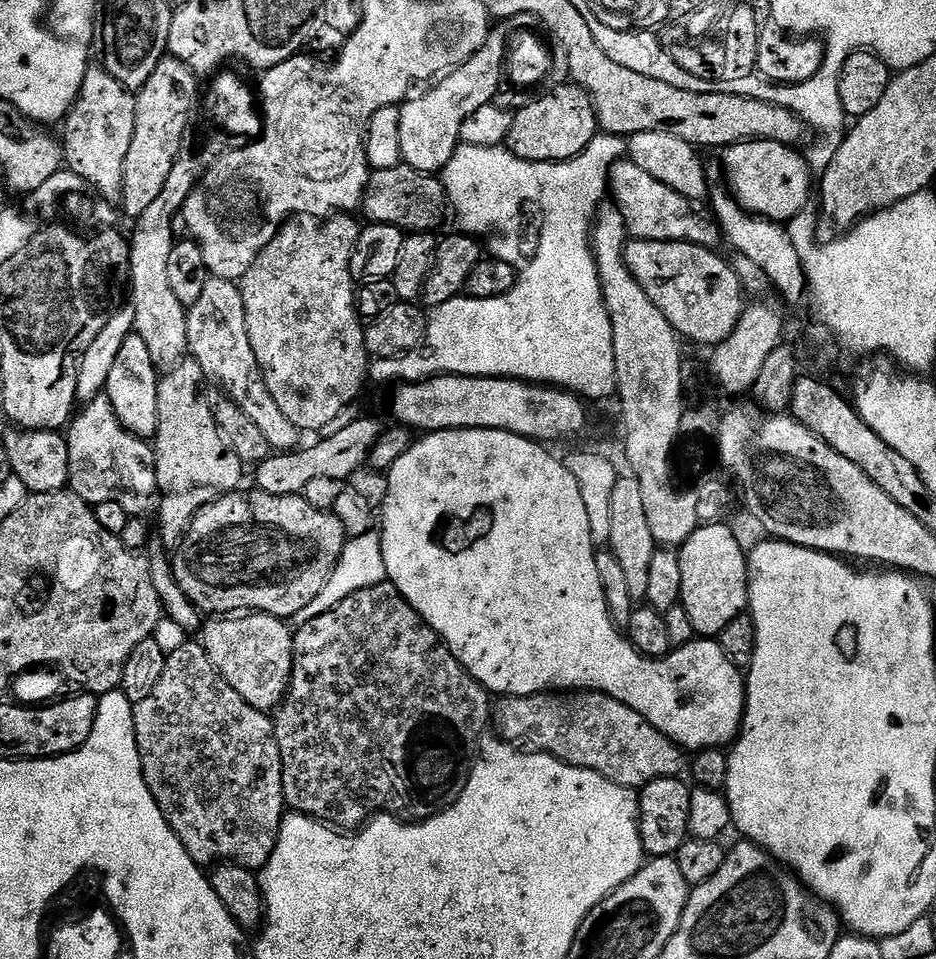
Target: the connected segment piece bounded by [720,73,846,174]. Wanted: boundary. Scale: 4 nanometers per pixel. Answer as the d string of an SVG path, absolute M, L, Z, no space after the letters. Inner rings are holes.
M823 73L815 76L813 84L805 89L792 88L787 84L779 85L769 83L766 86L753 86L751 82L740 82L738 86L723 84L720 92L722 94L734 94L735 96L745 96L751 100L761 100L767 104L777 104L786 110L790 110L796 117L804 121L809 129L821 132L826 139L832 140L830 144L820 144L817 148L812 148L806 152L806 159L809 168L813 173L823 173L825 168L830 166L830 162L836 153L836 144L846 132L846 117L842 110L842 102L838 98L838 80L836 76L827 76Z

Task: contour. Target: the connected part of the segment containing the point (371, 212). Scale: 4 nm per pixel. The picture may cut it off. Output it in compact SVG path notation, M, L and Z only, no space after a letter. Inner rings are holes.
M401 163L394 170L378 170L368 177L362 212L373 224L389 224L405 233L436 232L440 230L450 205L443 181L435 175L414 170Z

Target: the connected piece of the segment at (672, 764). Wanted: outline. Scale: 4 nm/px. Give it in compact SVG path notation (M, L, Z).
M601 692L501 696L495 701L490 724L495 735L511 748L545 752L563 764L594 770L618 786L639 790L658 778L679 777L686 768L680 745L650 726L638 710L630 710L630 706Z

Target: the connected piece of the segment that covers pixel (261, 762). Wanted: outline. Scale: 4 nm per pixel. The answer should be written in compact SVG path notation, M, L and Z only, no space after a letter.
M186 642L178 650L168 653L166 670L162 670L162 679L158 686L154 686L154 694L150 694L150 698L142 698L142 702L134 706L134 730L146 786L150 794L154 794L154 802L158 802L168 825L172 827L182 846L186 846L186 854L190 854L190 858L194 858L194 862L201 866L231 862L243 868L264 869L268 865L270 854L274 854L274 846L280 837L280 826L284 823L286 815L282 786L282 754L280 744L276 741L276 726L269 713L254 710L254 706L250 706L250 702L246 702L246 698L242 698L242 694L238 694L238 690L234 690L234 686L230 686L226 678L222 678L222 674L210 662L203 643Z

